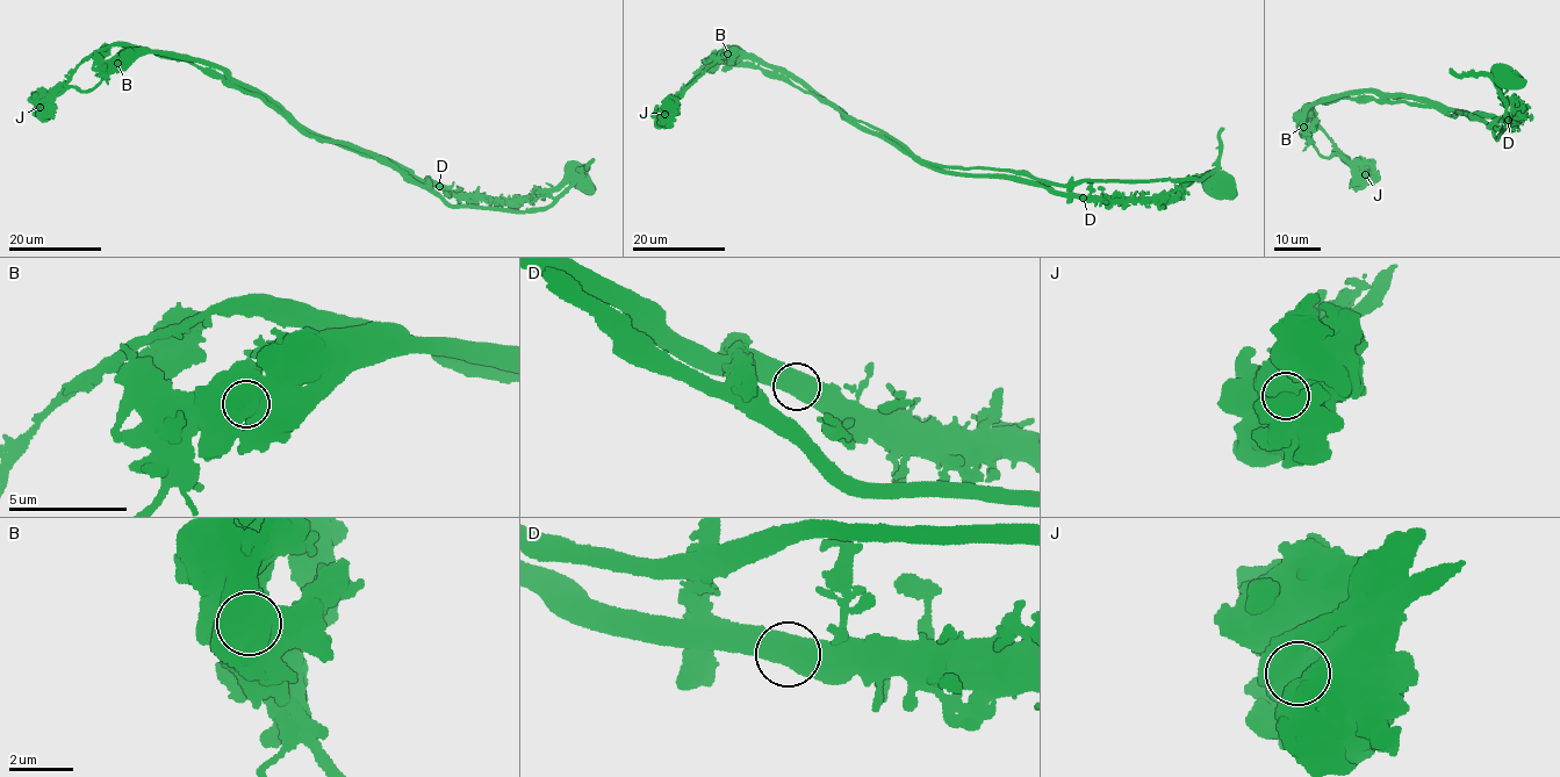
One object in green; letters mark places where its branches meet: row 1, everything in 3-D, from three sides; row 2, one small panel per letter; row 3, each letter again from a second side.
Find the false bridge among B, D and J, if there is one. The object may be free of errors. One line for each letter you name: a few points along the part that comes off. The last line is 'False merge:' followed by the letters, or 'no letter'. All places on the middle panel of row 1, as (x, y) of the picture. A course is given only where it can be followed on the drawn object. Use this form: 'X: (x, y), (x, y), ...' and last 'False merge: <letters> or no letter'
J: (663, 115), (704, 65), (742, 63), (927, 162), (1062, 185), (1201, 179), (1217, 165), (1224, 129)
False merge: J

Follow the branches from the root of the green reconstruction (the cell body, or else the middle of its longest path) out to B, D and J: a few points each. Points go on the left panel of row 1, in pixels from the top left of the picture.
B: (575, 173), (531, 196), (448, 194), (311, 135), (221, 69), (150, 52), (117, 63)
D: (575, 173), (574, 168), (548, 192), (512, 199), (472, 195), (439, 186)
J: (575, 173), (531, 196), (448, 194), (311, 135), (221, 69), (150, 52), (40, 107)

